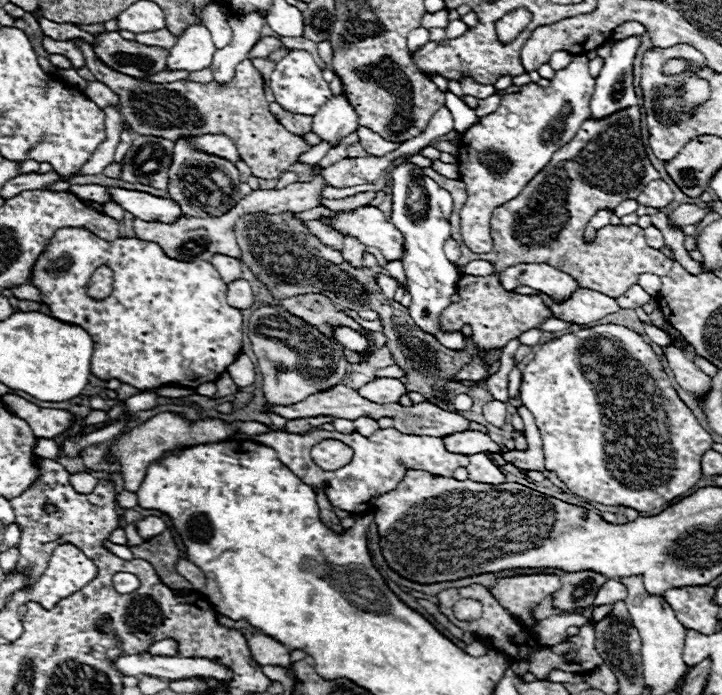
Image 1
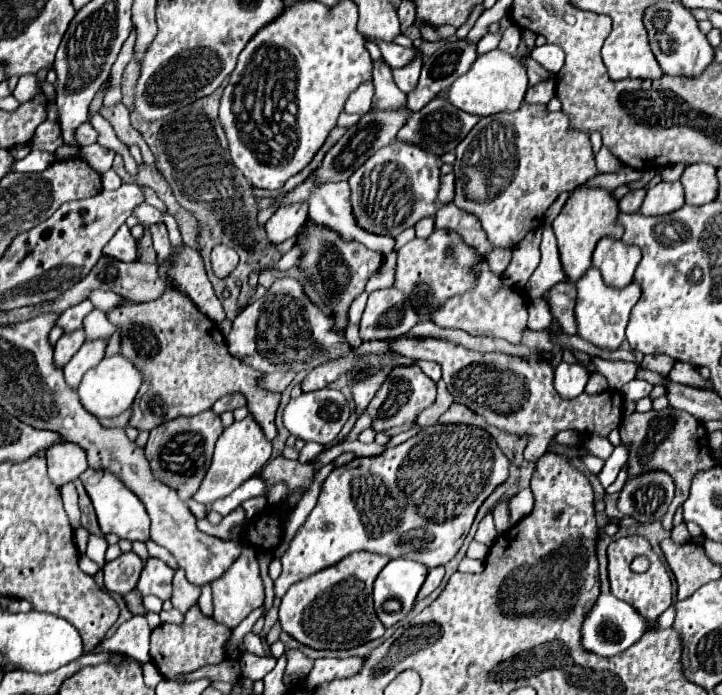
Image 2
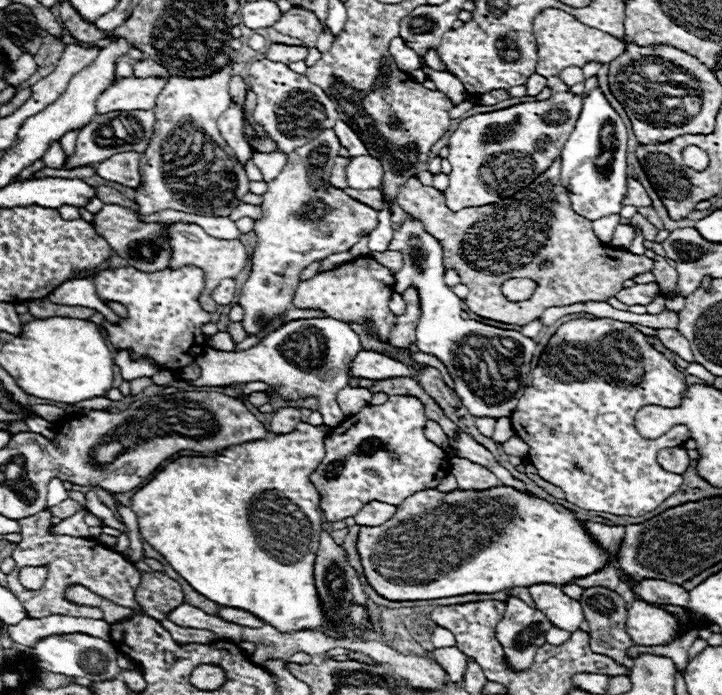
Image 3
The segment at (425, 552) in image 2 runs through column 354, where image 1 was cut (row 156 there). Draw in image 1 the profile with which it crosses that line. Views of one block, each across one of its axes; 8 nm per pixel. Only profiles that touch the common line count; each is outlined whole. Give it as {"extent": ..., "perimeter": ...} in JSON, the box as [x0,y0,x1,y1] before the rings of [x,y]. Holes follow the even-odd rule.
{"extent":[458,54,594,252],"perimeter":[[[580,54],[580,56],[574,56],[566,68],[556,70],[548,88],[540,88],[538,84],[530,82],[522,86],[518,94],[504,94],[500,98],[500,106],[496,112],[480,118],[472,128],[468,128],[462,134],[462,140],[458,146],[458,162],[460,162],[458,168],[460,168],[460,180],[466,184],[468,198],[464,202],[464,208],[460,210],[460,234],[464,244],[472,252],[492,250],[492,238],[490,238],[492,210],[516,198],[516,194],[520,194],[520,190],[550,162],[552,154],[560,146],[564,146],[568,140],[574,138],[582,122],[590,118],[588,102],[592,92],[594,92],[594,78],[588,74],[588,58]]]}

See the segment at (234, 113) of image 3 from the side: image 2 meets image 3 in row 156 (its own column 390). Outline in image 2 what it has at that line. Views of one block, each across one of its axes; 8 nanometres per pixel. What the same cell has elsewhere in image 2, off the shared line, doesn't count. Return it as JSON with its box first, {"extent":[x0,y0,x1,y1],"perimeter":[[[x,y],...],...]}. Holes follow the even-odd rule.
{"extent":[258,174,394,254],"perimeter":[[[312,174],[304,184],[300,184],[298,188],[294,188],[292,192],[284,194],[284,196],[278,196],[278,198],[262,198],[262,200],[258,200],[260,210],[268,208],[268,206],[274,204],[274,202],[280,202],[280,206],[286,206],[286,204],[294,204],[294,202],[306,200],[306,202],[310,204],[308,216],[310,216],[318,226],[330,228],[330,230],[338,232],[340,236],[344,236],[346,240],[358,240],[360,244],[364,244],[366,248],[370,248],[370,250],[374,250],[374,252],[382,252],[382,254],[392,252],[392,248],[394,248],[394,238],[392,238],[392,236],[376,236],[376,234],[370,234],[370,232],[362,230],[362,228],[356,224],[356,220],[354,220],[354,216],[352,216],[352,208],[350,205],[351,192],[347,181],[322,184],[322,186],[316,186],[316,190],[314,190],[312,180],[314,180],[314,174]]]}

